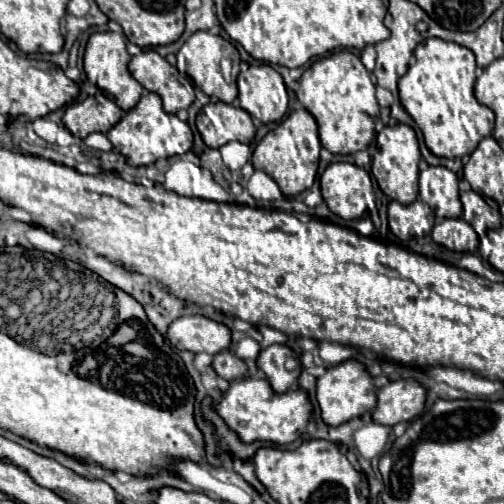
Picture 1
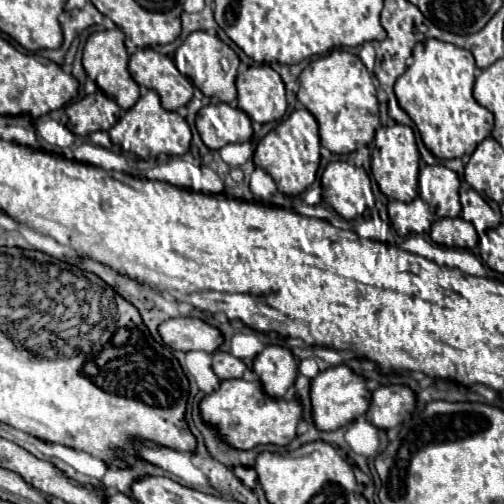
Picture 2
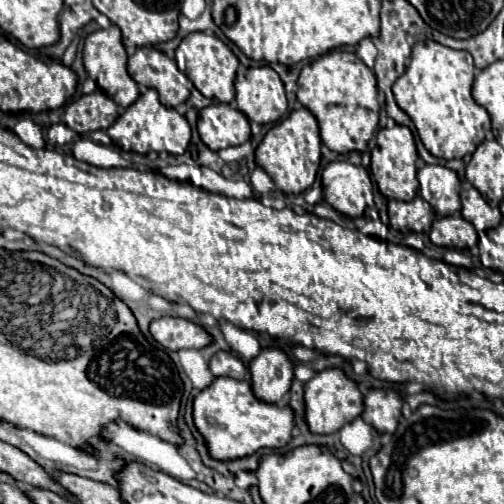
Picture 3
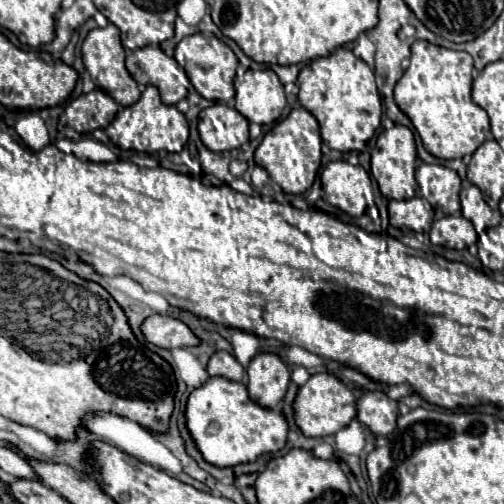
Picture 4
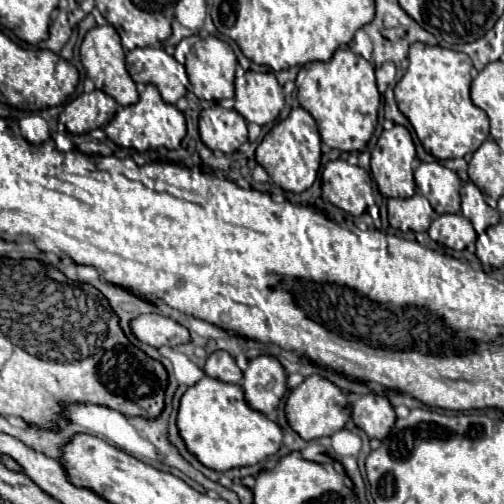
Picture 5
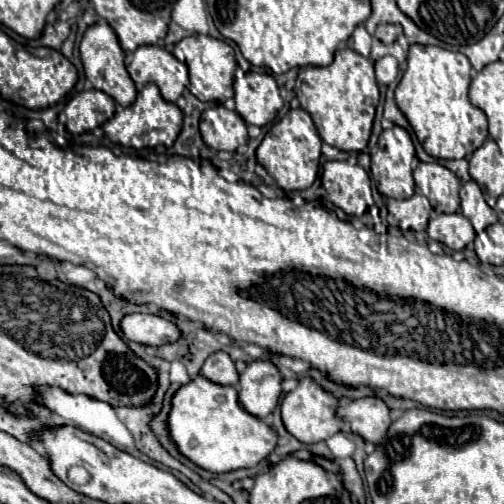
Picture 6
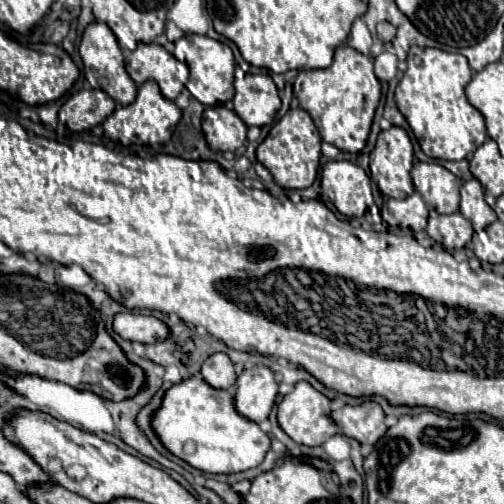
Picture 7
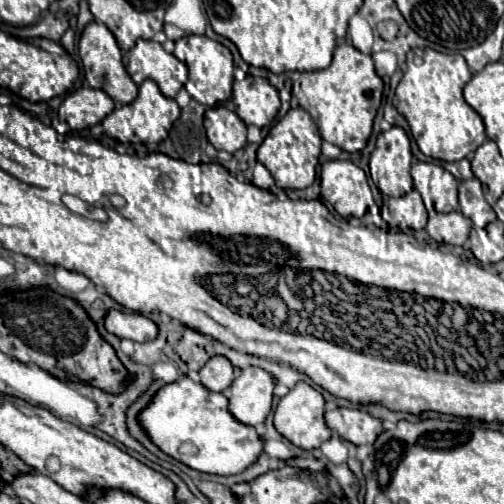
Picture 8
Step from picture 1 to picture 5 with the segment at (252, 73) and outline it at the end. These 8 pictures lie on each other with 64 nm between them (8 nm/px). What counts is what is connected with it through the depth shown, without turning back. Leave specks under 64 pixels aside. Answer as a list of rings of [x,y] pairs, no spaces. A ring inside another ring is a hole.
[[[244,72],[242,78],[236,78],[234,100],[234,110],[240,112],[246,122],[260,126],[274,122],[284,108],[282,86],[272,72]]]

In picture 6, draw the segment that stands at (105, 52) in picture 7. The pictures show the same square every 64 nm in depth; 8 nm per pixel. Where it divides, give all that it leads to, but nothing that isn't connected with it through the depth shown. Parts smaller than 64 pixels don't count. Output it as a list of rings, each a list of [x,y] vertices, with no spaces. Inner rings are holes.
[[[106,22],[90,26],[86,30],[82,42],[80,42],[80,58],[82,58],[82,64],[84,64],[86,78],[94,84],[94,88],[112,96],[120,106],[128,106],[136,100],[136,86],[134,86],[130,74],[126,72],[124,50],[120,48],[118,38],[114,38],[114,34],[116,32]]]

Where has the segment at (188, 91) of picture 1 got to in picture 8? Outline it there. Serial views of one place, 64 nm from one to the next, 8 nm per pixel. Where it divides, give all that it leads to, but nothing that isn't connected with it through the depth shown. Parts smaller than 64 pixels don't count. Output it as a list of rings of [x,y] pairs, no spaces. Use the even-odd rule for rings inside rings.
[[[154,40],[136,42],[128,52],[126,70],[136,84],[142,84],[144,80],[158,82],[162,94],[168,98],[174,98],[188,80],[188,68]]]

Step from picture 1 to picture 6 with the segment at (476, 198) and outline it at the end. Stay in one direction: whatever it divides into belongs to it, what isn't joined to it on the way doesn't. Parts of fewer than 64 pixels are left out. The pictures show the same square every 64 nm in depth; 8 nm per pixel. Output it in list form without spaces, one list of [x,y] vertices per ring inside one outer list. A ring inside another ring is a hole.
[[[474,180],[462,184],[460,200],[462,200],[460,202],[460,212],[472,222],[476,232],[482,232],[484,228],[498,222],[498,214],[486,204],[484,194]]]

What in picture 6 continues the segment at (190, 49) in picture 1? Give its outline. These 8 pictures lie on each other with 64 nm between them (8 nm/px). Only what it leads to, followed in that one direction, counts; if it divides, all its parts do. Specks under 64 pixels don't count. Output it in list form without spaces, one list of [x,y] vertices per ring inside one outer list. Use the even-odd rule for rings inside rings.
[[[188,36],[175,44],[172,54],[182,63],[188,66],[190,74],[190,92],[204,102],[224,102],[234,96],[232,82],[236,70],[236,58],[232,46],[228,46],[222,40],[210,38],[210,36]]]

